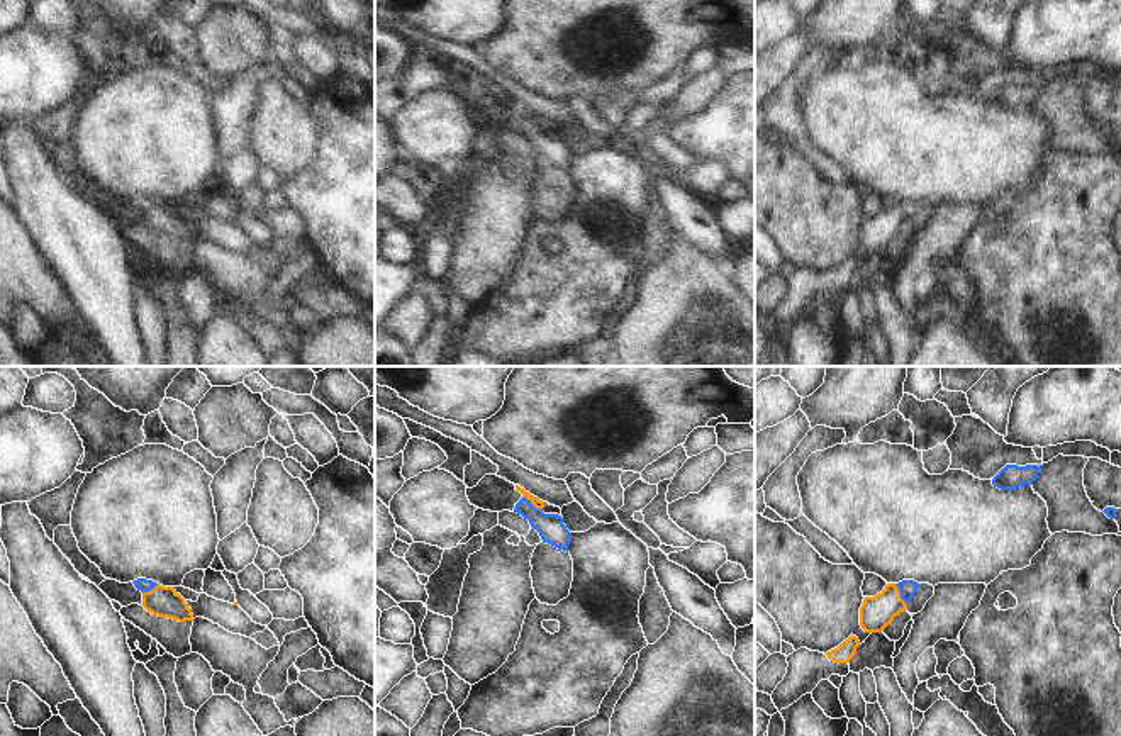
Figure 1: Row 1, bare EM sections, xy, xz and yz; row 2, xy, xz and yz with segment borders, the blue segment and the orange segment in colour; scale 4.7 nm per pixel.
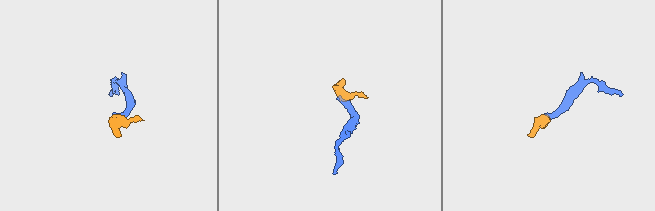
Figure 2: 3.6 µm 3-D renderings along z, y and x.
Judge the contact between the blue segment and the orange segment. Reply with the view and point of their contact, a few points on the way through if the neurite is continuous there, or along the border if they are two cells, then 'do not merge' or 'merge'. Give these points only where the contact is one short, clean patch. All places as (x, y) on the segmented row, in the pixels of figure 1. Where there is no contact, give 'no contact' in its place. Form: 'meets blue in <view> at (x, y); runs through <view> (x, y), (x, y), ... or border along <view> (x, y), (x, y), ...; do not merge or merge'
meets blue in xz at (531, 504); runs through xz (552, 529), (531, 504), (535, 501); merge

